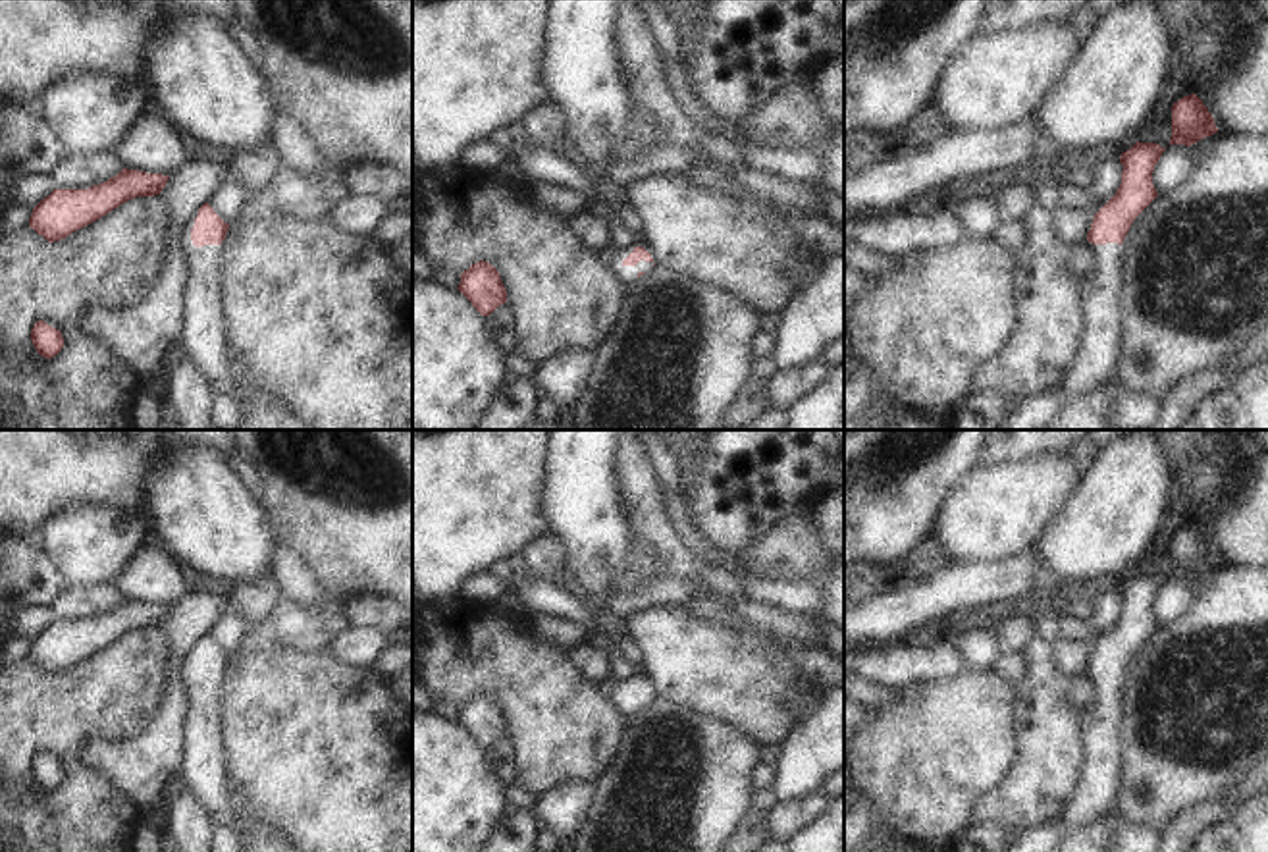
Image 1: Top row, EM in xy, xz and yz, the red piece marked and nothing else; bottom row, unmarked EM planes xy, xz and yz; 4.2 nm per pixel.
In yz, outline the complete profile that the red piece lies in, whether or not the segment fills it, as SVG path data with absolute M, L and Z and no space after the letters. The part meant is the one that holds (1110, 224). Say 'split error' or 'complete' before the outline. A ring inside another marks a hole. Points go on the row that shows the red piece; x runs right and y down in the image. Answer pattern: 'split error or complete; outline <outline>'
split error; outline M1135 143L1122 152L1122 183L1095 214L1087 241L1095 245L1095 268L1077 280L1085 332L1064 384L1043 395L1019 401L998 430L1046 430L1083 391L1095 391L1116 378L1122 343L1122 243L1133 220L1158 197L1152 172L1162 148Z

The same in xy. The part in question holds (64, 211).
complete; outline M123 168L89 189L54 189L33 208L29 227L48 243L66 239L131 199L160 195L168 179L170 175Z

